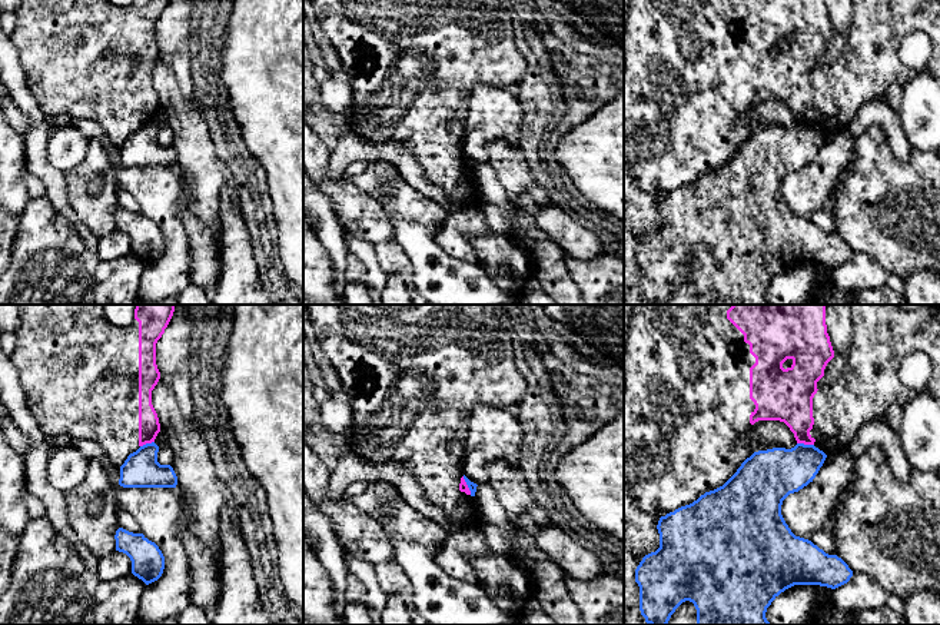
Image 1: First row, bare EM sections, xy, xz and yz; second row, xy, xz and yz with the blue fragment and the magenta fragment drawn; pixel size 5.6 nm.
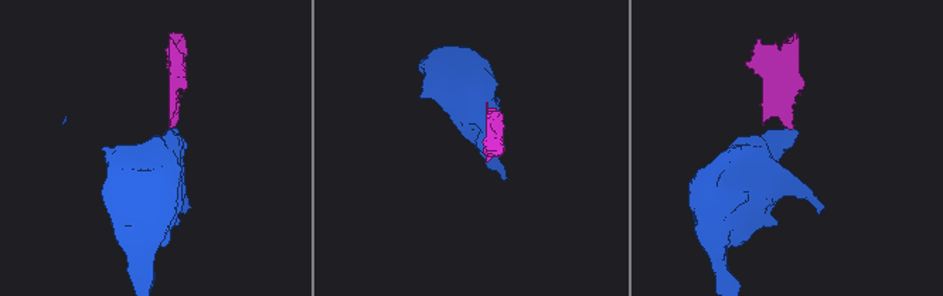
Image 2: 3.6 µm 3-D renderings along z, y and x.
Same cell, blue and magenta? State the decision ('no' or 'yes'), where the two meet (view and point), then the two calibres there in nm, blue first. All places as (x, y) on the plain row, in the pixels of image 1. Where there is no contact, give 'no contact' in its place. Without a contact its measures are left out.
no; contact yz (806, 125); calibres 280 and 220 nm

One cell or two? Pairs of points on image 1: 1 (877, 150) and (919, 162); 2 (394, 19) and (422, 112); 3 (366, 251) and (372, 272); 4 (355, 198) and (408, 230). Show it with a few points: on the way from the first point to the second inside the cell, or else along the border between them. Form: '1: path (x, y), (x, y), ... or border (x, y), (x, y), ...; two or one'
1: path (887, 160), (894, 168), (909, 168); one
2: path (412, 42), (412, 89); one
3: path (368, 256), (371, 266); one
4: border (387, 215), (395, 239), (404, 248); two

